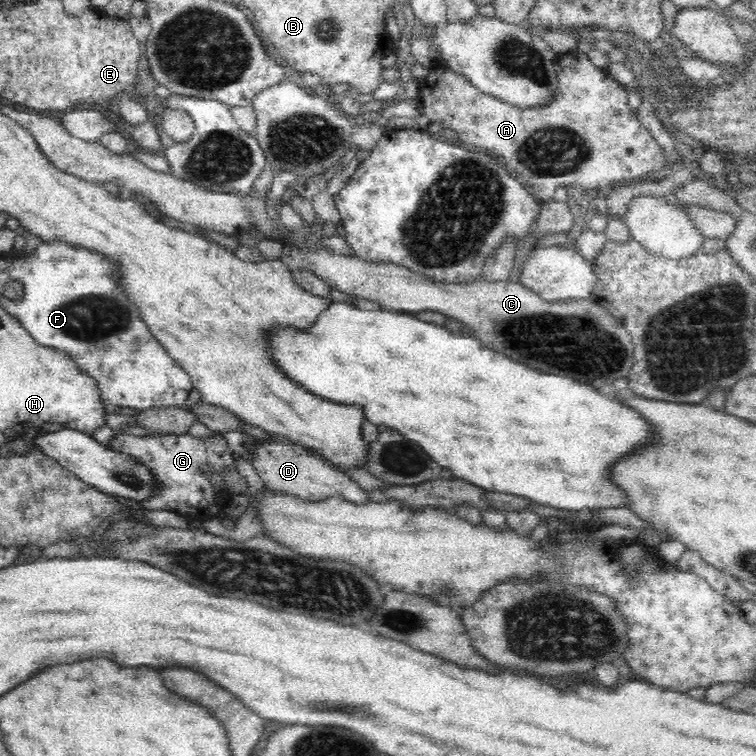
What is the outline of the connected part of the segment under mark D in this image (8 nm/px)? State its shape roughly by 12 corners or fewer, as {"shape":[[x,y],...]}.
{"shape":[[260,442],[252,464],[274,494],[371,502],[342,471],[290,443]]}

